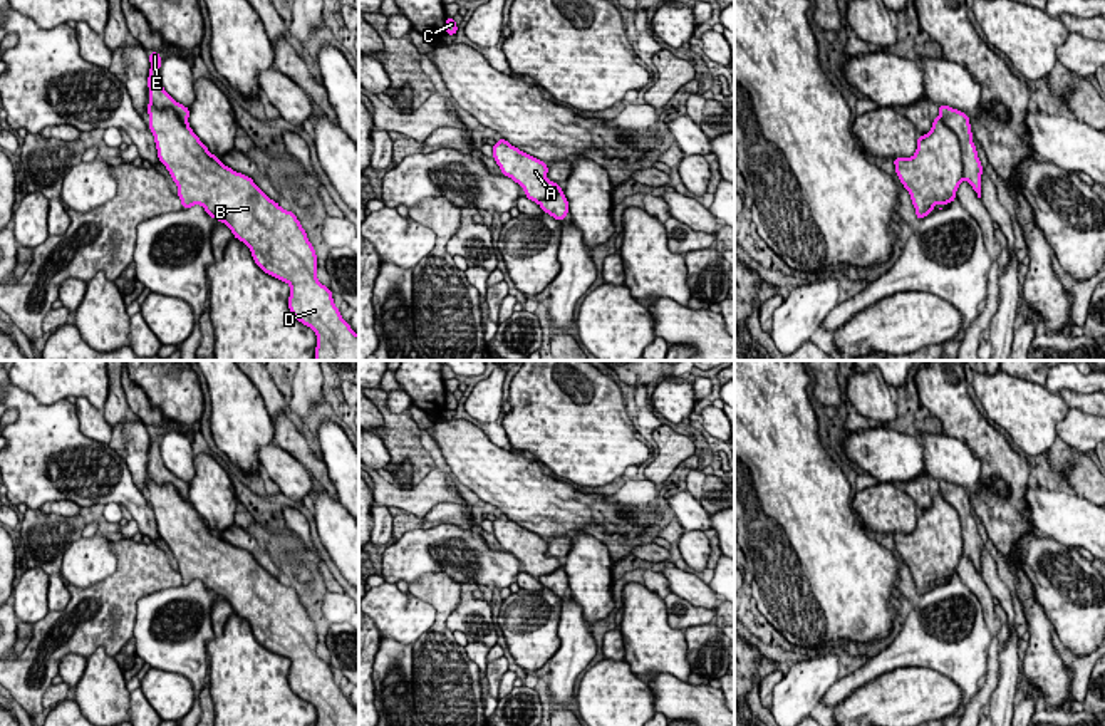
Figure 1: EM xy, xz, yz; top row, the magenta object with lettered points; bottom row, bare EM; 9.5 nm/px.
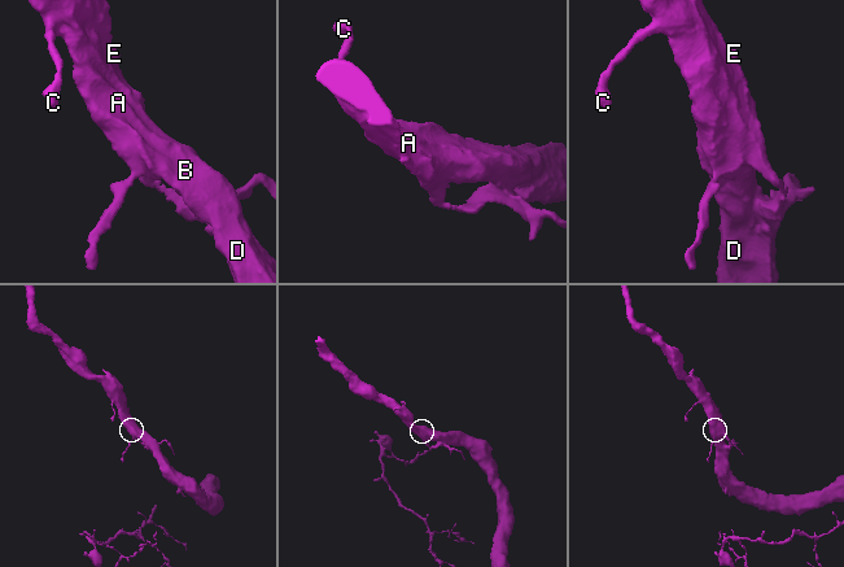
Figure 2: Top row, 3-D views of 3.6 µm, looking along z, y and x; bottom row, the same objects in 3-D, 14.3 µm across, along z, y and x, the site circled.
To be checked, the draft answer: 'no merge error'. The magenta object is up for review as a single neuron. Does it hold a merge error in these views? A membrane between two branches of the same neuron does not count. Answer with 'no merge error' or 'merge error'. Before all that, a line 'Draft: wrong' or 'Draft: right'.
Draft: wrong
merge error

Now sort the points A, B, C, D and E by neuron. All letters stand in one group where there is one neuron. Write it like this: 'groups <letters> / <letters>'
groups A B C D / E

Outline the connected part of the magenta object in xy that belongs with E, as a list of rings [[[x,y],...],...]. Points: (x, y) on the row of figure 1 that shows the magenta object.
[[[149,52],[149,62],[151,62],[148,77],[149,102],[158,109],[171,107],[181,119],[181,122],[188,124],[189,107],[184,107],[183,104],[176,102],[163,87],[159,77],[161,55],[158,52]]]

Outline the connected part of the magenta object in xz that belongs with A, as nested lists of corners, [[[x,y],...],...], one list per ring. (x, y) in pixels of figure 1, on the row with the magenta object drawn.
[[[503,137],[493,144],[493,159],[501,173],[518,183],[525,196],[535,203],[562,193],[558,183],[547,179],[548,166],[543,161],[528,156]]]

